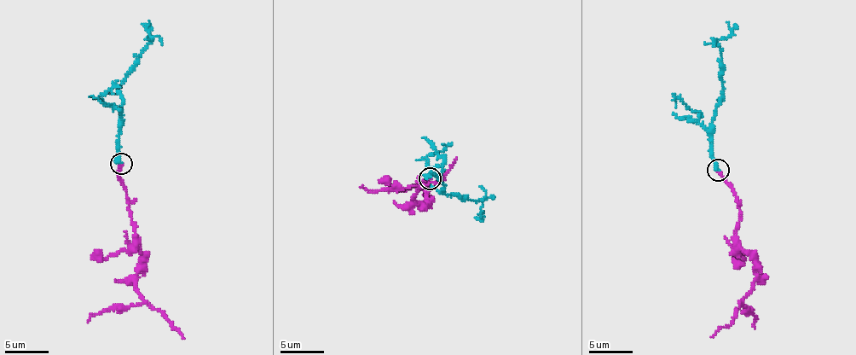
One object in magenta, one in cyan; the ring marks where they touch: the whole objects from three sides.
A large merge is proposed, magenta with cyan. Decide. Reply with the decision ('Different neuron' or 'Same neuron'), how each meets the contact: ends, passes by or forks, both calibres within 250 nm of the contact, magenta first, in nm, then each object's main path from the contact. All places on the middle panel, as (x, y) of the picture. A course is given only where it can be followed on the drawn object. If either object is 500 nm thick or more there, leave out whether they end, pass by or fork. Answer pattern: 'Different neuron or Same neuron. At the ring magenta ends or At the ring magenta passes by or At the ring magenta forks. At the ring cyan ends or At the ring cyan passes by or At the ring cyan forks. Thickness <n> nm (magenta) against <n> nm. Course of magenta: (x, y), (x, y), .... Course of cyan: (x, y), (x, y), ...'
Different neuron. At the ring magenta ends. At the ring cyan ends. Thickness 240 nm (magenta) against 400 nm. Course of magenta: (429, 178), (424, 187), (424, 200), (419, 205), (413, 199), (421, 186), (442, 179), (456, 157). Course of cyan: (429, 177), (440, 179), (442, 192), (471, 200), (482, 199), (479, 213), (483, 211)

